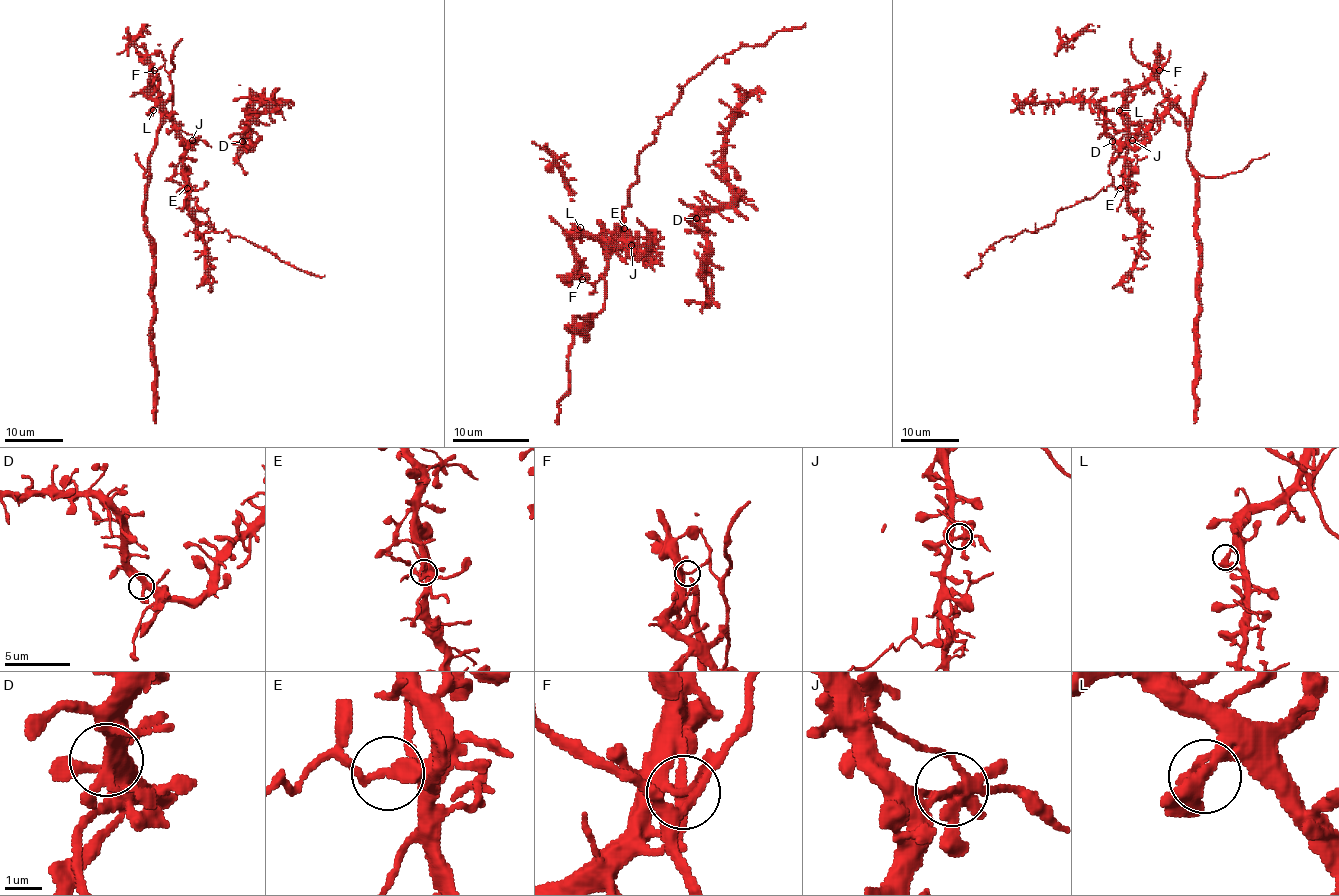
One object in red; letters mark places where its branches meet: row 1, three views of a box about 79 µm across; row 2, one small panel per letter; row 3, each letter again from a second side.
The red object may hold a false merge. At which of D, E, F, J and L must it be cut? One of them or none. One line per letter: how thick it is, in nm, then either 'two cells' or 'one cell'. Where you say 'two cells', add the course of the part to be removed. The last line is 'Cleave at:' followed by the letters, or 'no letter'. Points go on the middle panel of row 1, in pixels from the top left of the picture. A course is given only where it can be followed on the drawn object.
D: calibre 360 nm; one cell
E: calibre 240 nm; two cells; course (624, 227), (639, 155), (681, 90), (717, 57), (805, 23)
F: calibre 240 nm; one cell
J: calibre 200 nm; one cell
L: calibre 300 nm; one cell
Cleave at: E

